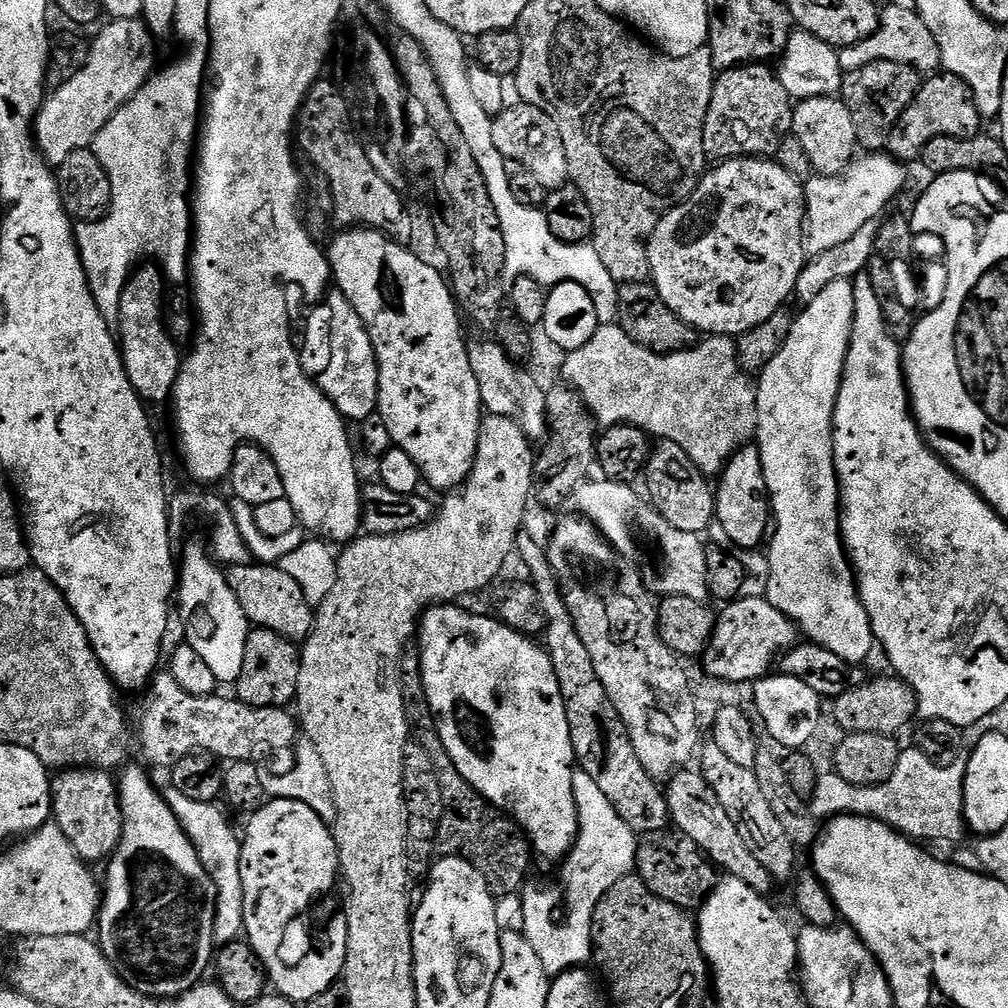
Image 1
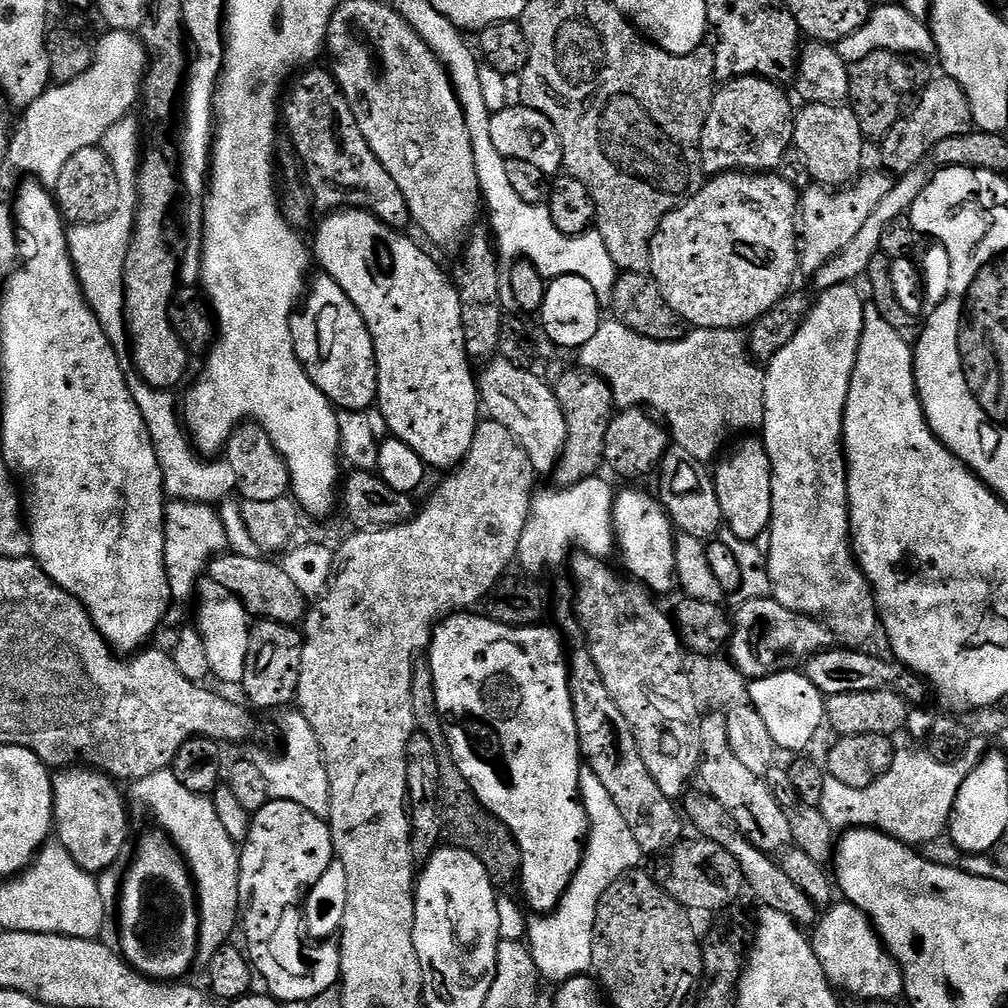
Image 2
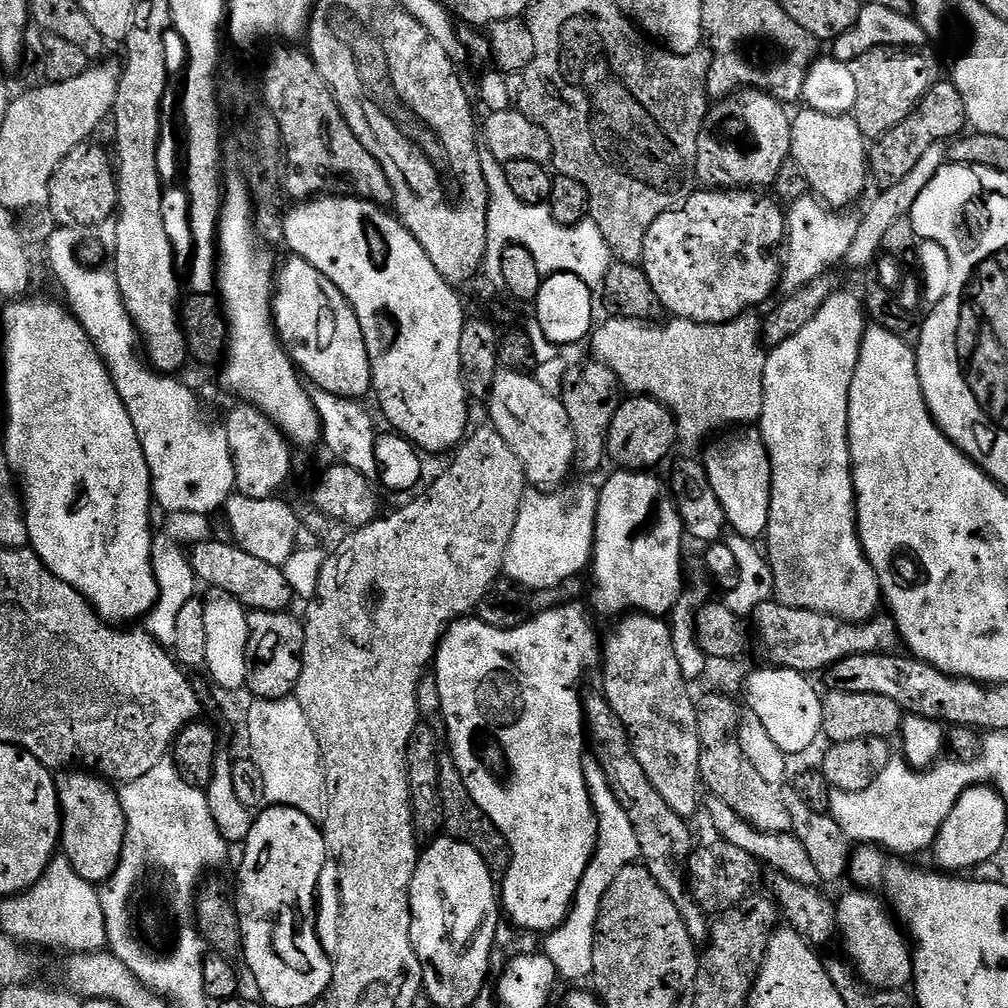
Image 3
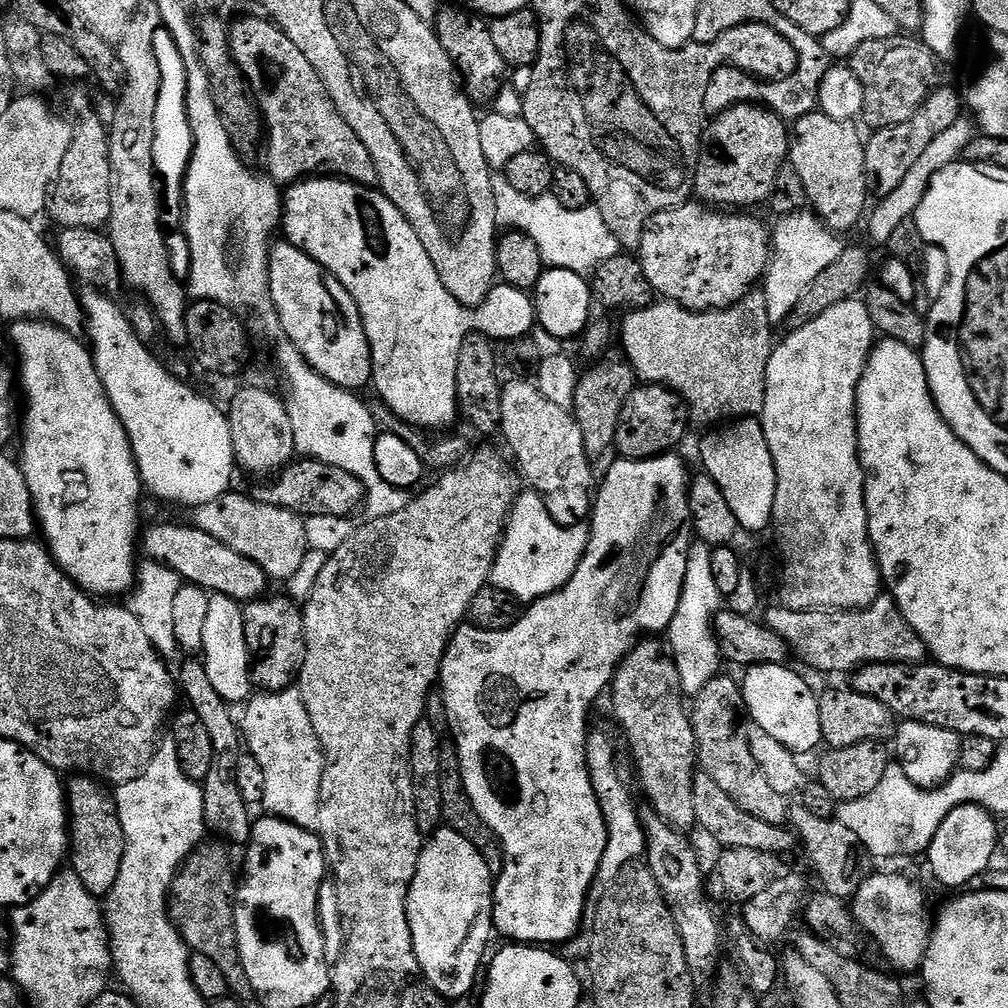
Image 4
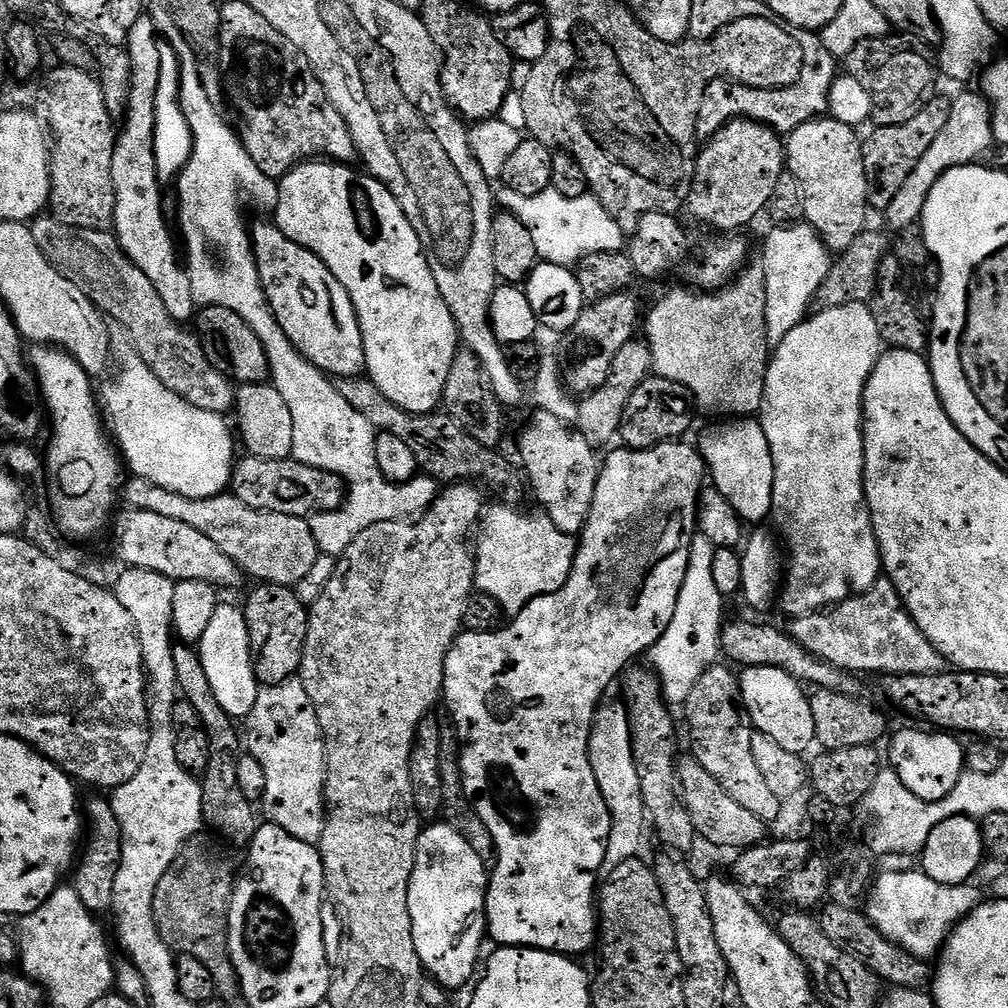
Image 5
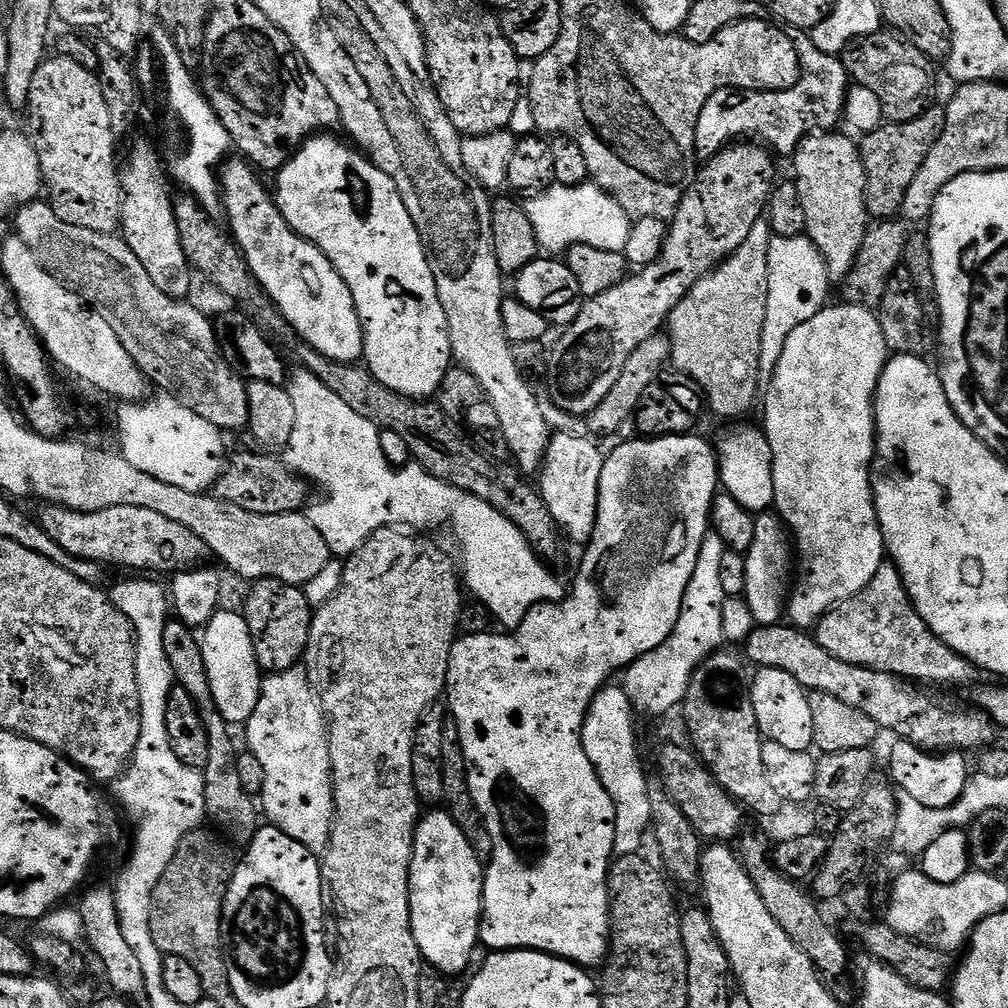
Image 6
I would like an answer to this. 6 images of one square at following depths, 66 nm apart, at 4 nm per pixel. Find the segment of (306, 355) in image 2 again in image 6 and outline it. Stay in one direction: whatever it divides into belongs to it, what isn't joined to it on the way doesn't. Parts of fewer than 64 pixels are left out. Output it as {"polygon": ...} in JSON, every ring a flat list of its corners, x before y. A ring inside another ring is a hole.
{"polygon":[[229,159,218,176,222,193,222,212,223,215,228,215,227,227,230,229,230,235,244,255,252,277,264,287,265,294,276,303,276,309,286,318,293,333,297,337,300,336,299,339,303,343,334,362,357,363,364,354,364,331,346,282,342,282,338,270,334,270,334,266,318,246,290,230,286,218,282,218,278,210,273,193,269,189,267,192,263,182,259,180,261,177,257,169,243,159,235,159]]}

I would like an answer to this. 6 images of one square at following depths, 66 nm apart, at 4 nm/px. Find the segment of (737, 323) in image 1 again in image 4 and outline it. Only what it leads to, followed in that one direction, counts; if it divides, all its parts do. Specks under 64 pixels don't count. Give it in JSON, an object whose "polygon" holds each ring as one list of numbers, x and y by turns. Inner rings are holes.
{"polygon":[[699,202,679,204,650,218,638,259,653,293,691,312,718,312,737,304,763,281,770,259,770,228,756,214,717,210]]}

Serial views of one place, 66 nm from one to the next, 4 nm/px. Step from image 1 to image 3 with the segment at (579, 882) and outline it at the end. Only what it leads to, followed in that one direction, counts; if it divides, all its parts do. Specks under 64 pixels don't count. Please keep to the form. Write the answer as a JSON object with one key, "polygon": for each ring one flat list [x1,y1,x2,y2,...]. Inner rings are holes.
{"polygon":[[585,759,584,777,588,793,592,795,592,805,596,811,598,822,598,842,596,852,592,856,590,866,586,866,586,874,582,874,582,882,576,891,576,897,568,916,562,926,543,937,543,955,554,962,557,977,568,980,580,980,591,977,594,966,594,938,596,937,596,923,598,910,602,906,602,898,606,898,606,890,610,890,610,882,618,878,619,872,627,864,635,864,640,860,638,834,634,834,634,826,630,826,630,818,626,818,626,810,622,810,622,802,614,794,608,776,599,760]]}

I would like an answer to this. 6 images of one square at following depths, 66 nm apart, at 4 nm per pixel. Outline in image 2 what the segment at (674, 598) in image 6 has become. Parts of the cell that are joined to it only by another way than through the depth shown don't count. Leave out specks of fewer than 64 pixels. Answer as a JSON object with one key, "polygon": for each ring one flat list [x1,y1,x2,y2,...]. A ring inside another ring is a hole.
{"polygon":[[628,486,625,492,617,491,612,501,612,527,614,529,614,544,618,549,618,556,624,559,623,571,627,573,633,581,643,582,649,593,668,592,678,584,676,574,676,538,674,525,663,504,655,495,648,492,639,492,639,487],[467,611,445,616,432,630,432,643,426,653,426,662,434,674,434,694,440,711,440,724,448,740,454,762,472,787,472,795,487,812,493,812,510,830,510,834,520,847,520,875,518,884,524,887,523,903,533,908,533,913,550,914,564,897,564,891,570,886,574,874,584,857,584,846,588,839,588,815,580,801,580,747,578,746,578,726,574,726,574,706,570,698,568,681,568,657,566,644,555,627,533,626,530,628,511,628,488,619,483,614,469,614]]}

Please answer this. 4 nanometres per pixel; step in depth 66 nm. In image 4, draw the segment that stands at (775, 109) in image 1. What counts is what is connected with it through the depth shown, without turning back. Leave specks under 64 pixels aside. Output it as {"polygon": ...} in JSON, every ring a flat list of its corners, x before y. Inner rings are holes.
{"polygon":[[735,104,733,108,728,108,725,112,719,112,718,115,711,117,707,121,706,127,703,129,703,136,700,139,700,157,698,158,696,186,694,189,695,199,699,203,705,206,711,206,717,210,752,210,755,209,752,208,755,204,763,205,770,198,770,194,774,190,774,178,778,178,778,170,782,170,782,166,788,160,789,143,789,125,766,107,759,104]]}

